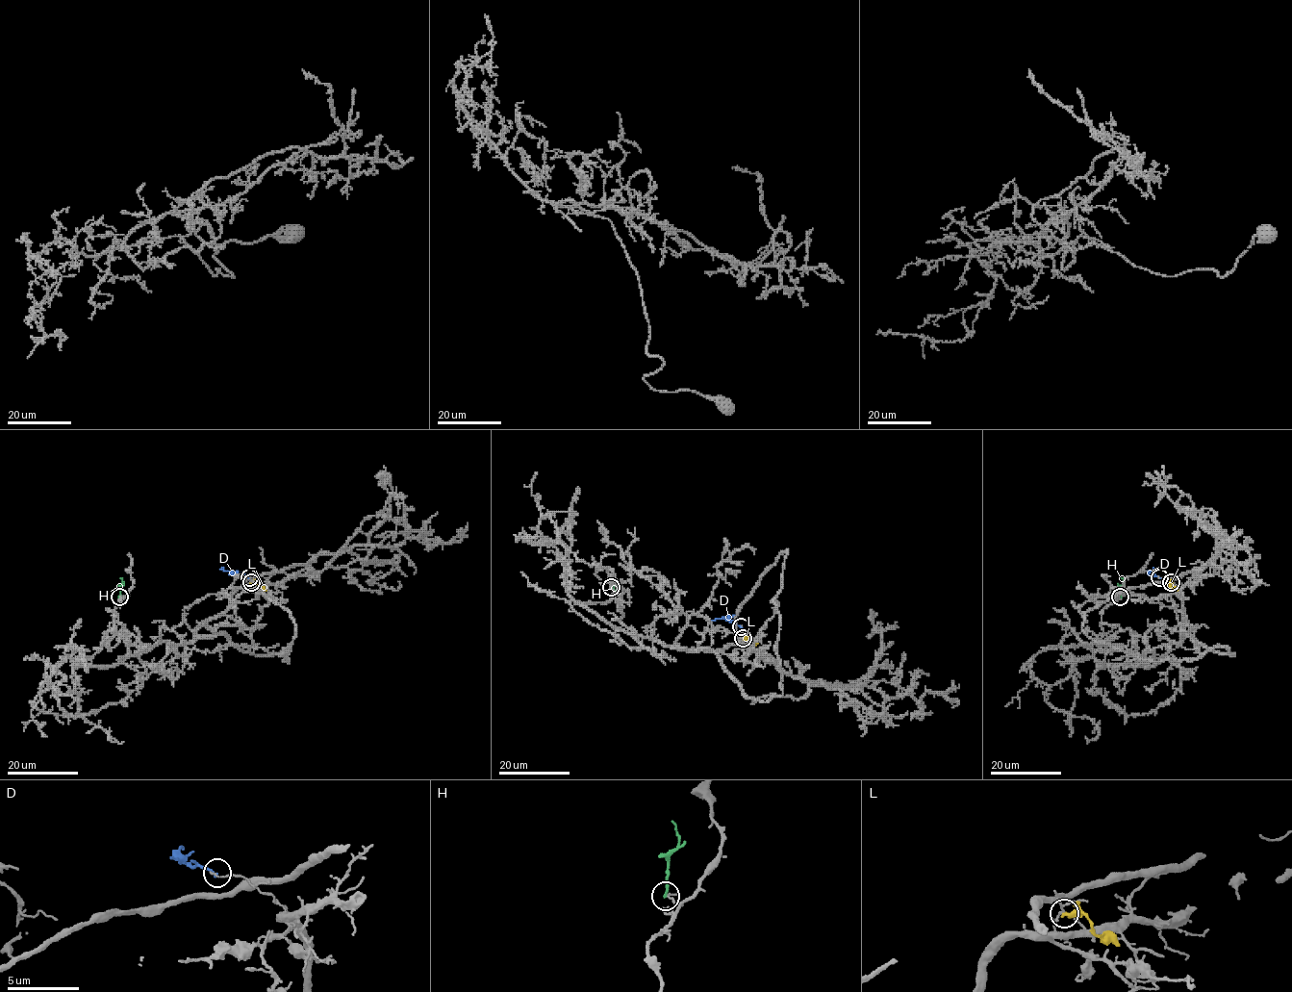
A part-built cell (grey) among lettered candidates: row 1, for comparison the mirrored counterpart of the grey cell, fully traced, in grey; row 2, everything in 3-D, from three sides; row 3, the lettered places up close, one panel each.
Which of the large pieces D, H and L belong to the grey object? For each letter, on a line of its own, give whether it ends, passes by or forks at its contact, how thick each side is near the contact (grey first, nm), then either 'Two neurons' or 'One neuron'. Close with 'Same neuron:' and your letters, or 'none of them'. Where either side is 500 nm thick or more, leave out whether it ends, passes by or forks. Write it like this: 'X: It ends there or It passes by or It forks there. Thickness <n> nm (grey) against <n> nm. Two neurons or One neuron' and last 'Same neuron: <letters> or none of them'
D: It ends there. Thickness 110 nm (grey) against 170 nm. Two neurons
H: It ends there. Thickness 100 nm (grey) against 200 nm. Two neurons
L: It ends there. Thickness 100 nm (grey) against 360 nm. Two neurons
Same neuron: none of them

